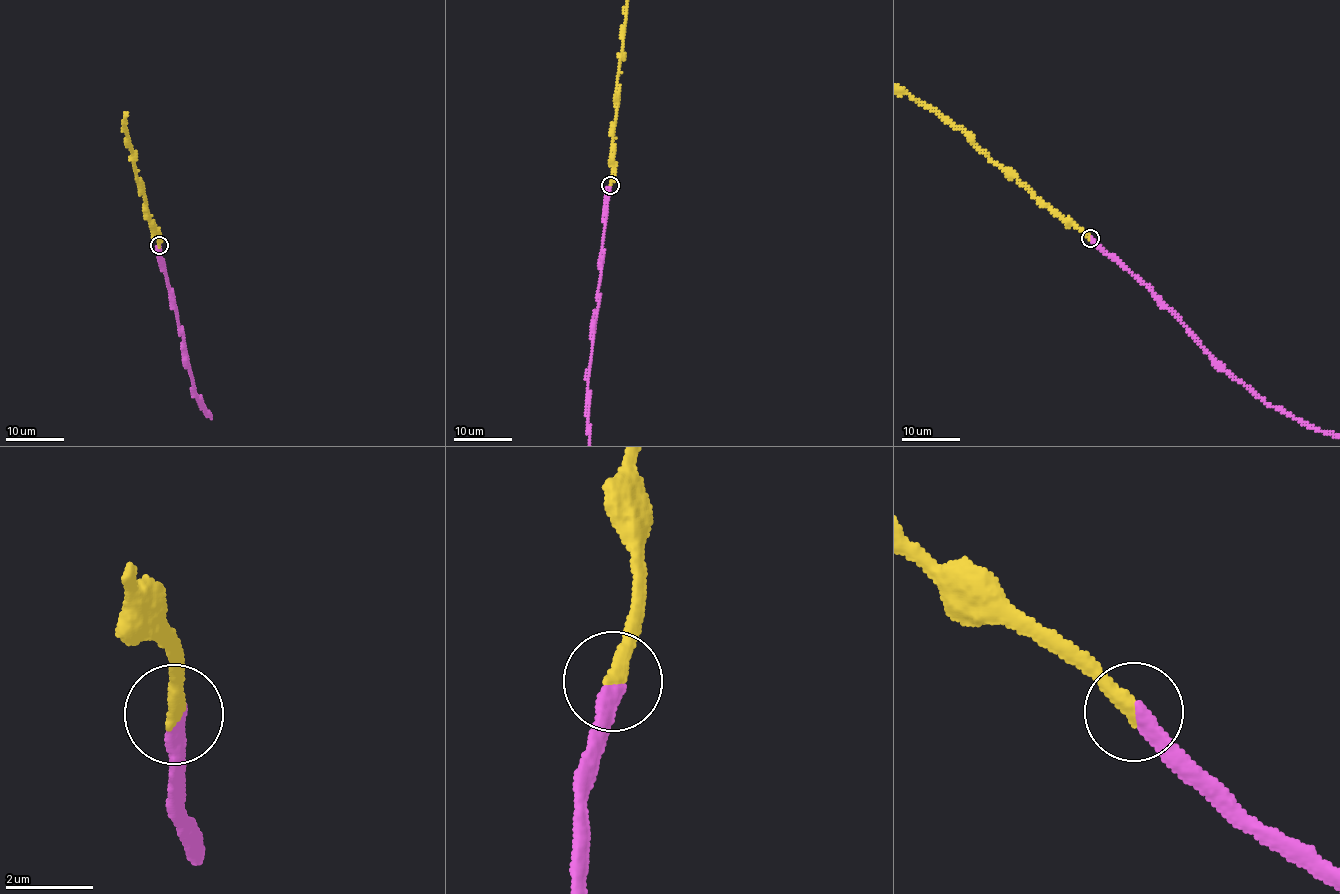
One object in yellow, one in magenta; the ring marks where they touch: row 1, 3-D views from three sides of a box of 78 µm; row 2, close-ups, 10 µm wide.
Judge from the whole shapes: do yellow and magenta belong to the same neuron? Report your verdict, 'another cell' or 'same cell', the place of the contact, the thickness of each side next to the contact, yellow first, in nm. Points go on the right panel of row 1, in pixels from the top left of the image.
same cell; at (1090, 238); 340 nm thick on the yellow side, 320 nm on the other

